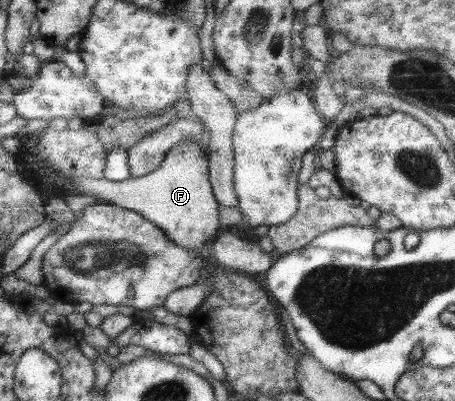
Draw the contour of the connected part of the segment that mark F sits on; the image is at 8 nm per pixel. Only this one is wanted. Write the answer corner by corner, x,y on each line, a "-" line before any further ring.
183,139
167,150
163,161
153,171
123,181
89,177
65,179
44,166
34,168
33,171
36,181
53,184
55,190
61,190
62,195
93,195
95,199
105,200
105,203
143,216
143,219
158,227
175,245
183,249
199,249
205,252
207,244
222,230
218,221
218,203
208,180
207,158
207,150
199,143

